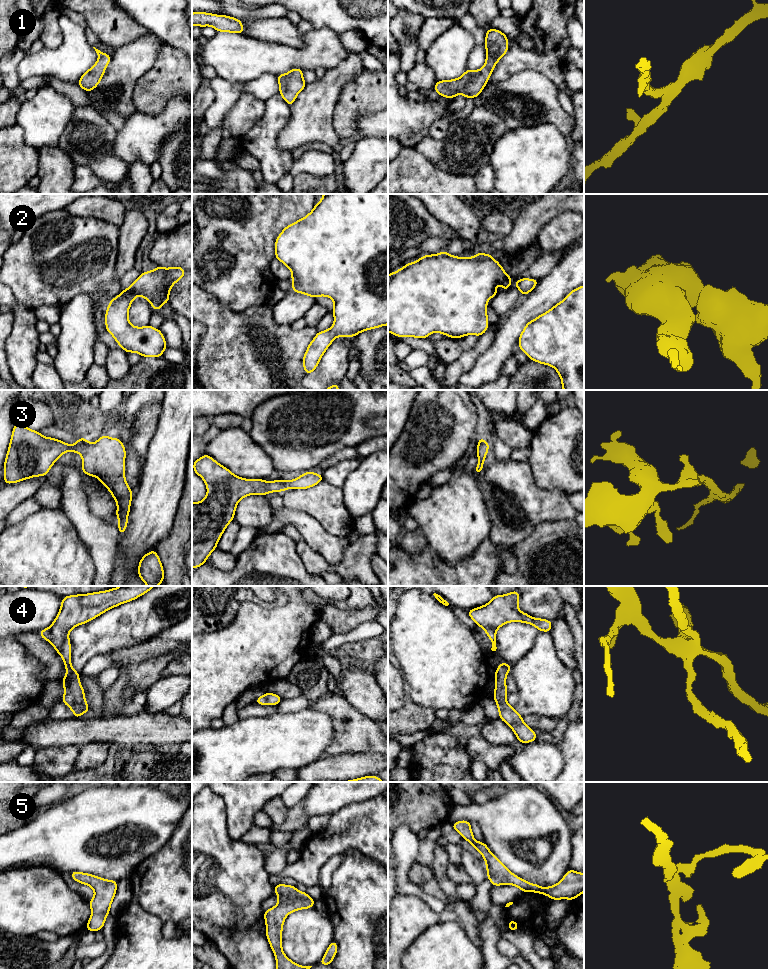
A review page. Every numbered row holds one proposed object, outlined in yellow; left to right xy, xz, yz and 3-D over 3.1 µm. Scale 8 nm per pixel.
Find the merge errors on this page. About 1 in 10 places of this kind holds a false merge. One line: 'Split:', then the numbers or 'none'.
Split: none

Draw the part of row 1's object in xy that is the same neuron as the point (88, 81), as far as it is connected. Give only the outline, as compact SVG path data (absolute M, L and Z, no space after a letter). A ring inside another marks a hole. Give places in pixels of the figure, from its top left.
M95 47L93 48L99 56L99 59L88 71L82 74L78 81L78 85L86 92L90 92L98 86L104 76L106 67L111 61L111 56L109 54L103 53Z

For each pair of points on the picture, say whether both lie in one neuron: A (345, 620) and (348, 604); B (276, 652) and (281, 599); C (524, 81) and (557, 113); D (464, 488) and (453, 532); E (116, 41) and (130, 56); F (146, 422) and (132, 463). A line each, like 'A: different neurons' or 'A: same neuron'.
A: different neurons
B: different neurons
C: same neuron
D: same neuron
E: different neurons
F: different neurons

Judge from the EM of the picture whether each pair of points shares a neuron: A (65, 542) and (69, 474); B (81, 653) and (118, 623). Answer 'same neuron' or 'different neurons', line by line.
A: different neurons
B: same neuron

